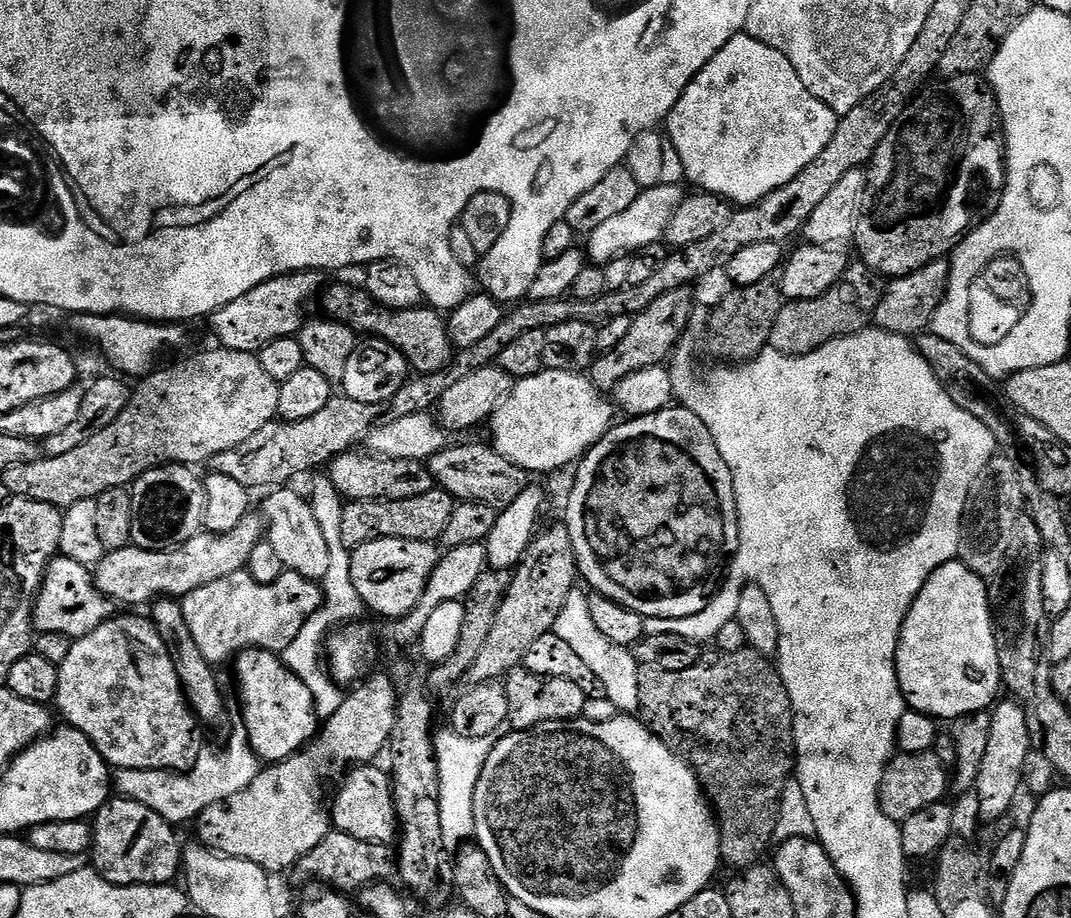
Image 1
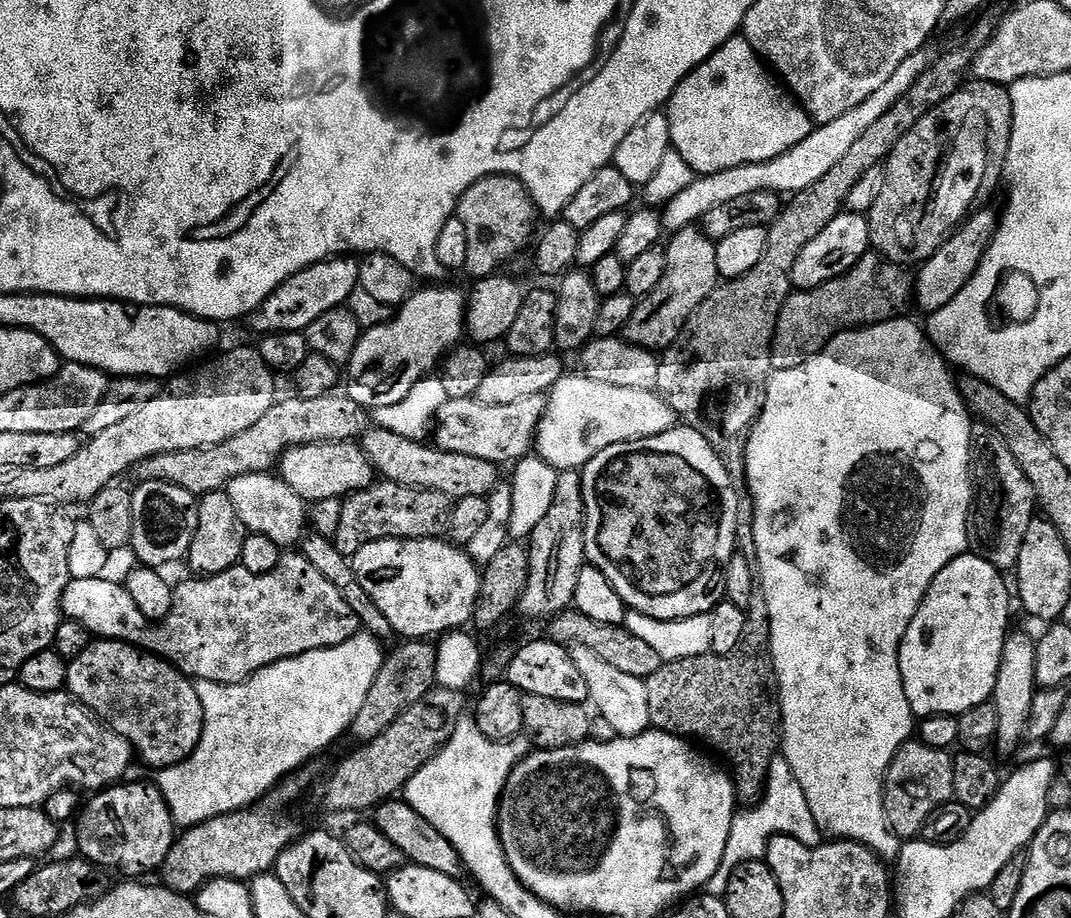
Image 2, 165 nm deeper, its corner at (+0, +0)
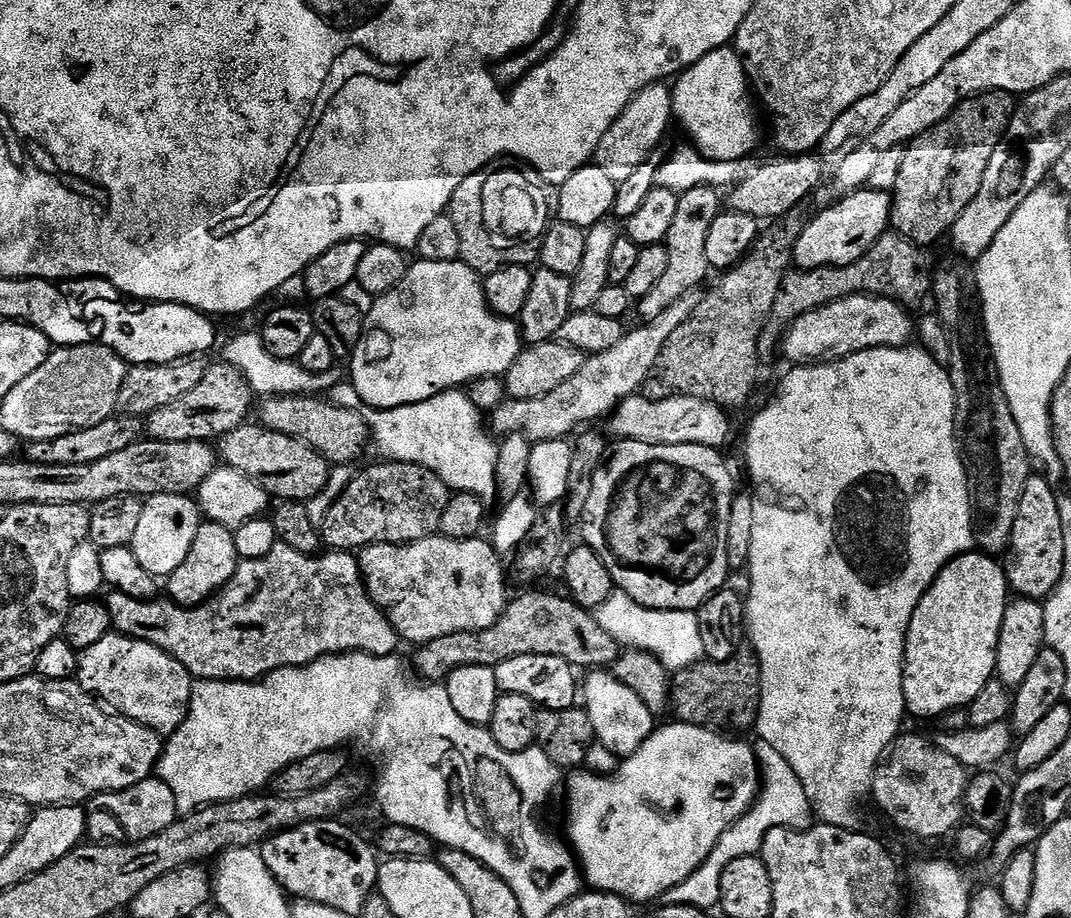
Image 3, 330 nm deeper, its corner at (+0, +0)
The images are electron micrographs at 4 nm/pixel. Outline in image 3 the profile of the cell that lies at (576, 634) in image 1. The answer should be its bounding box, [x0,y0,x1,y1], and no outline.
[582,670,654,758]

